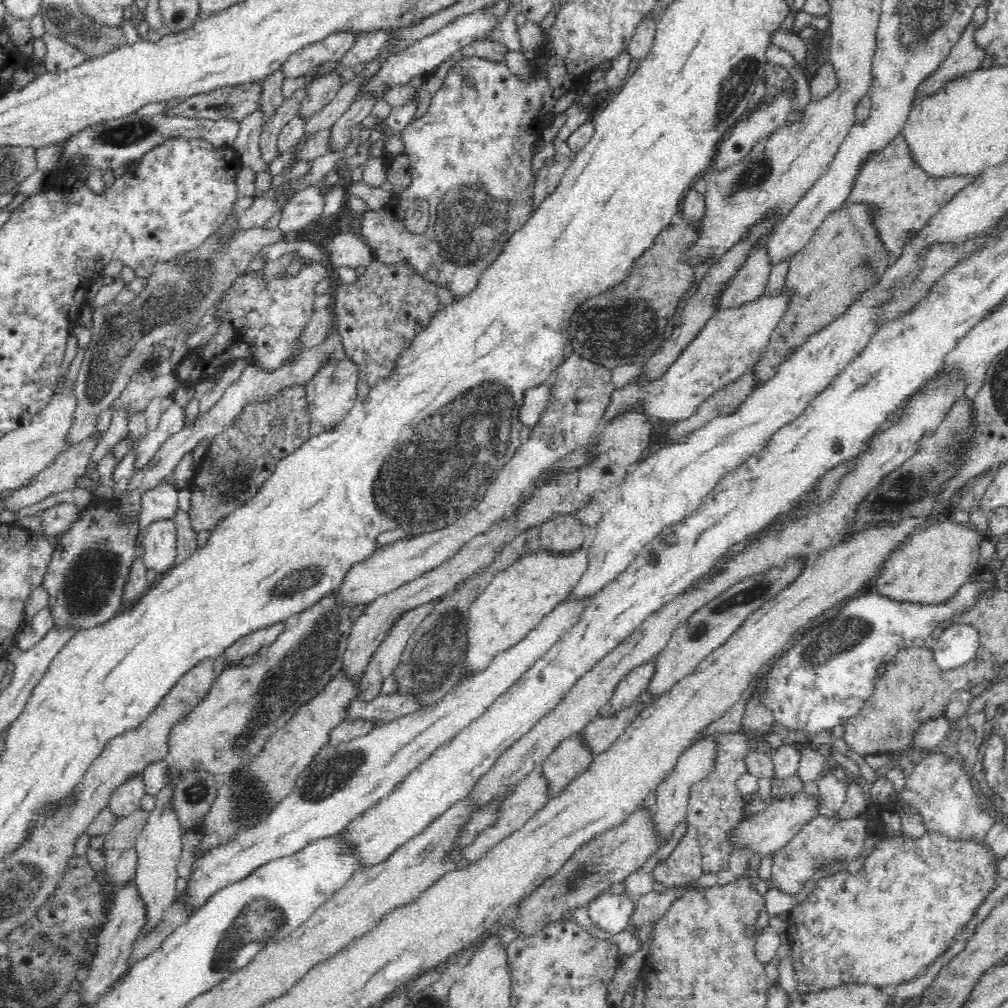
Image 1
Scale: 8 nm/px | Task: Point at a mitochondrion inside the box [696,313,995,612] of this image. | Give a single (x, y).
(906, 489)

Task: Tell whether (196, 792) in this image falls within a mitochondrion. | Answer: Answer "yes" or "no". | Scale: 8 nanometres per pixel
yes

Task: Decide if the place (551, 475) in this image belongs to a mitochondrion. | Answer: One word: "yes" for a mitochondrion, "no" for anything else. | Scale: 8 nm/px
no

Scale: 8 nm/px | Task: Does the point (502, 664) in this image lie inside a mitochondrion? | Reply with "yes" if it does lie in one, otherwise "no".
no

